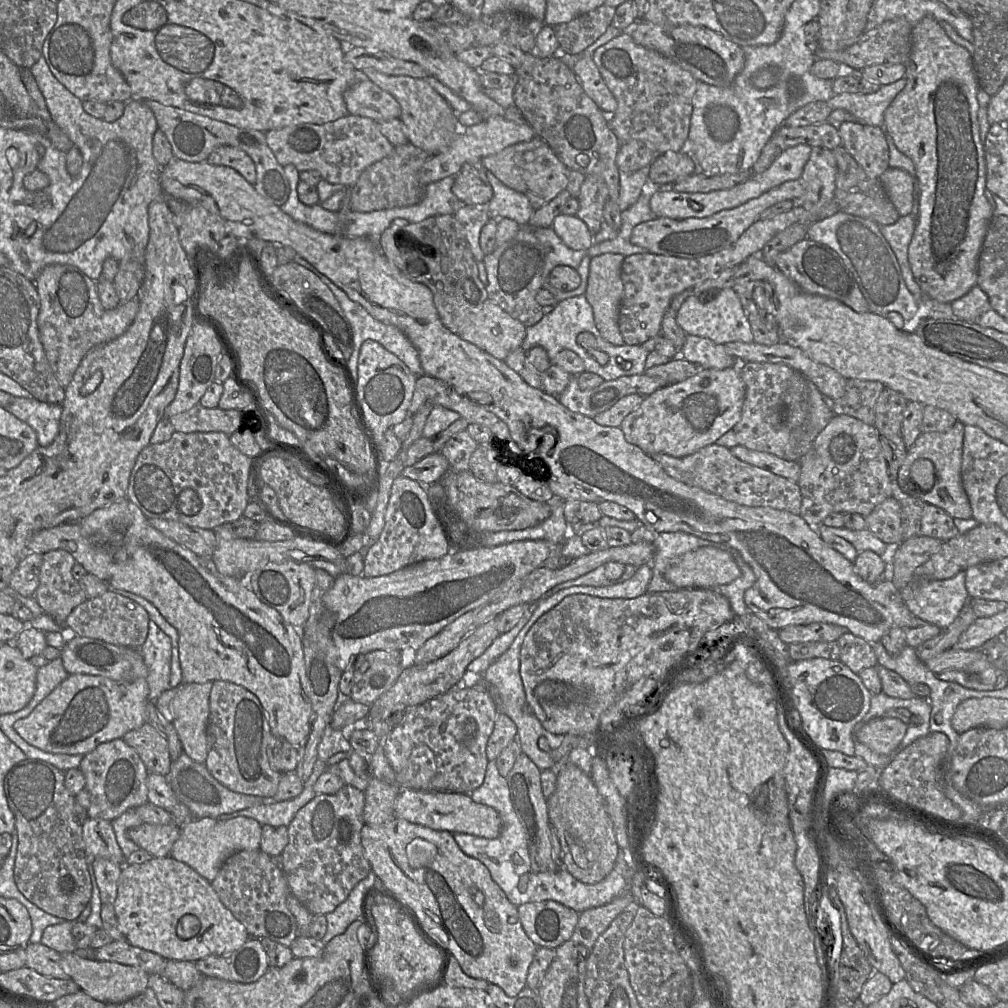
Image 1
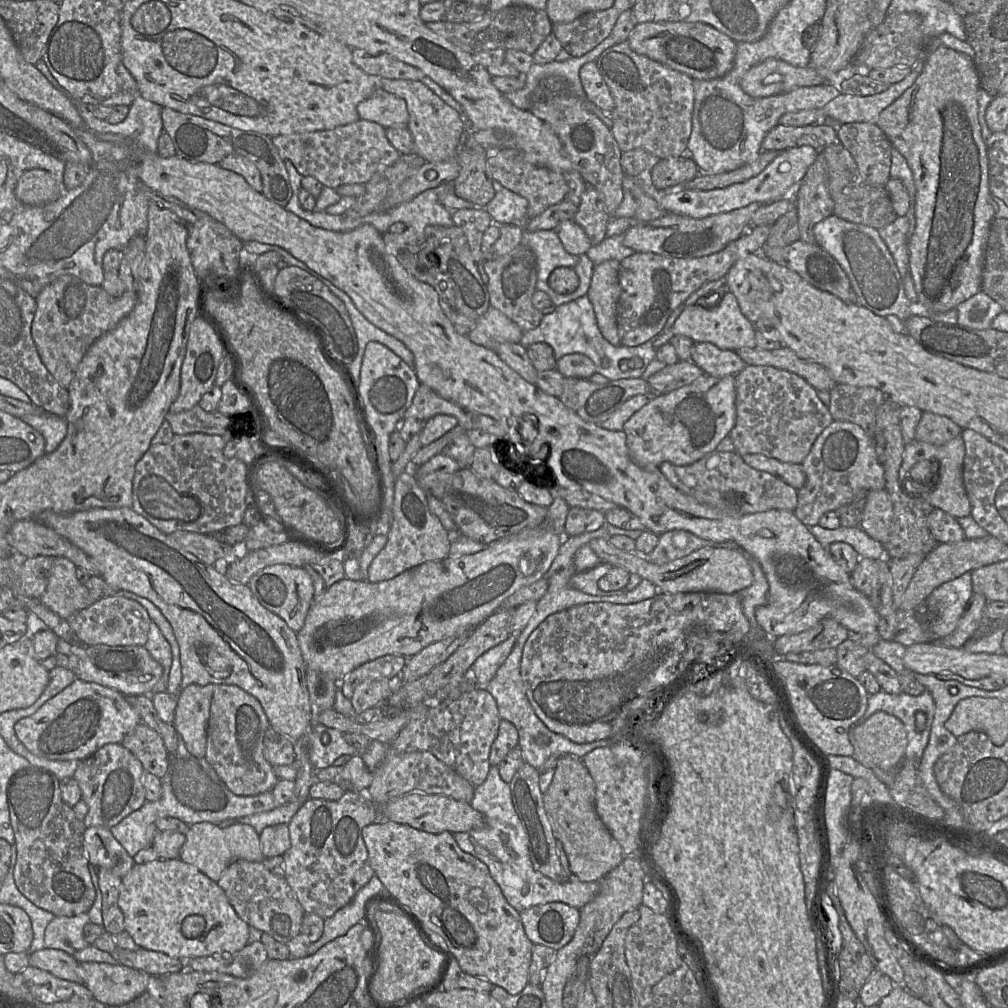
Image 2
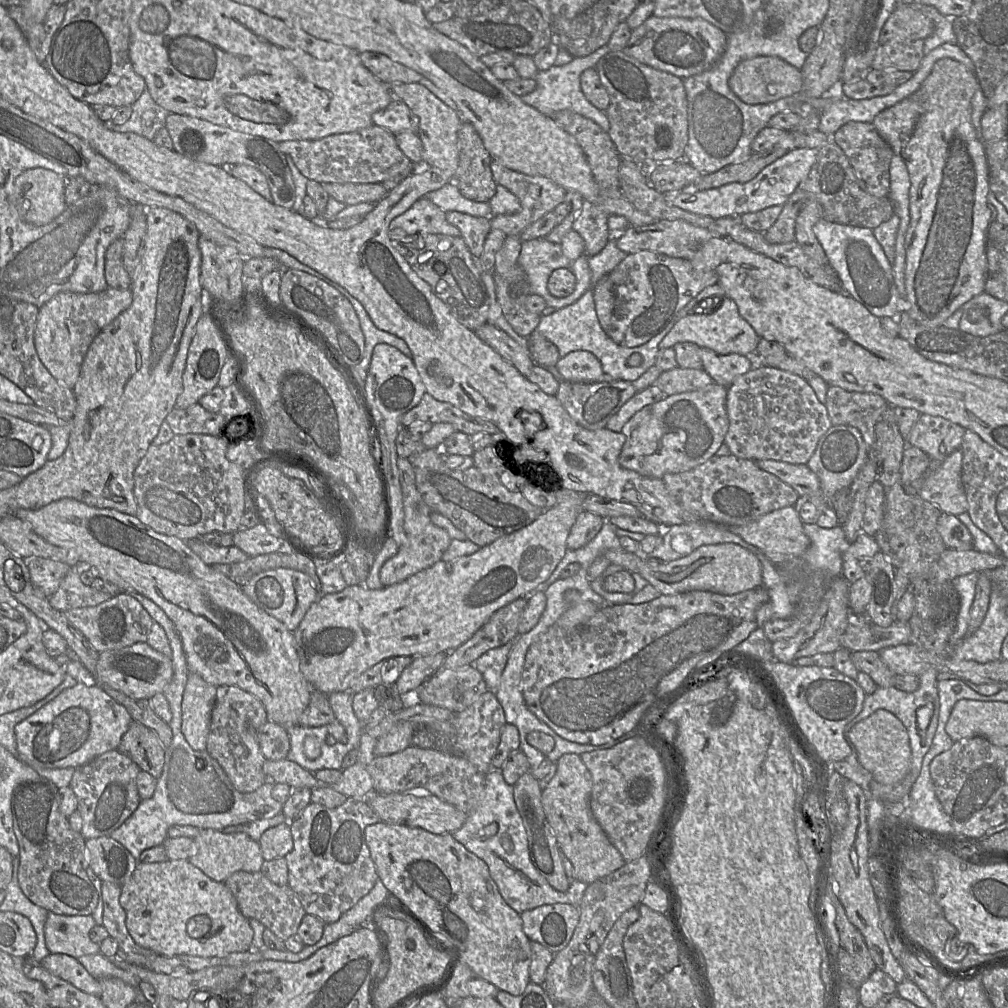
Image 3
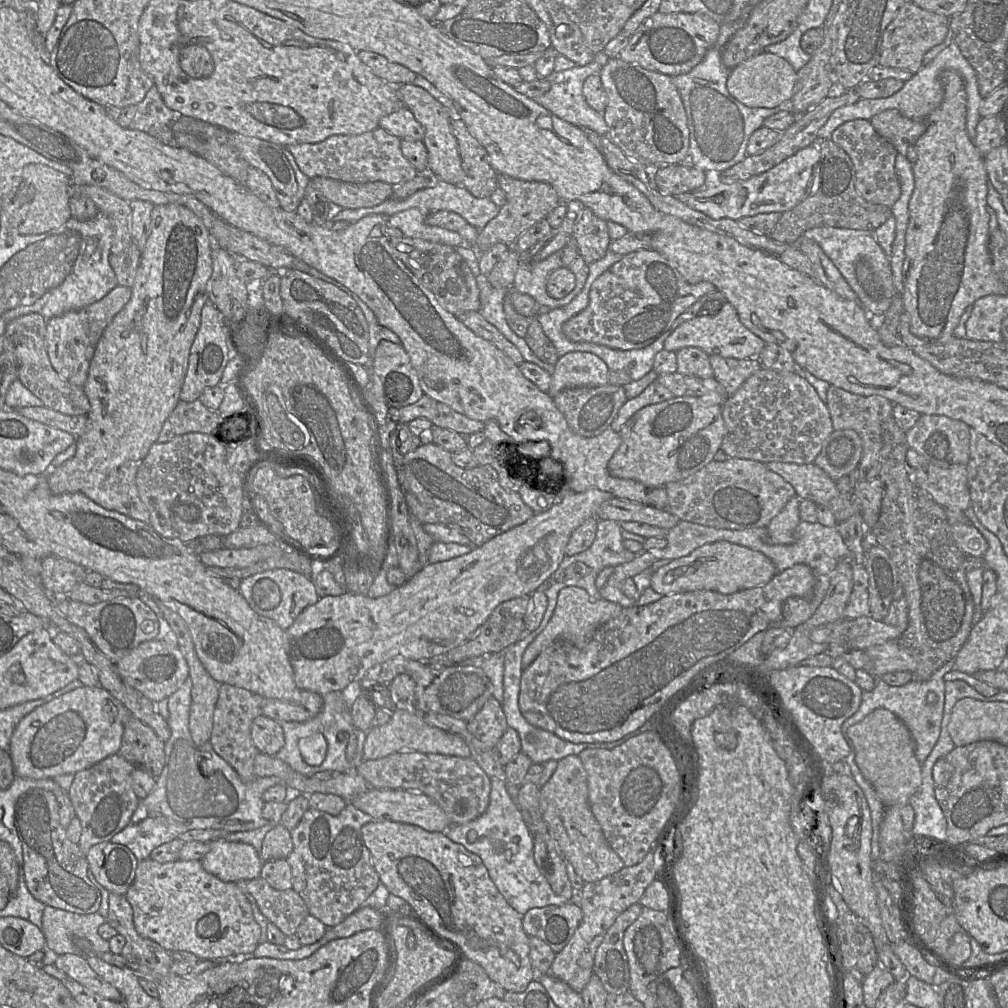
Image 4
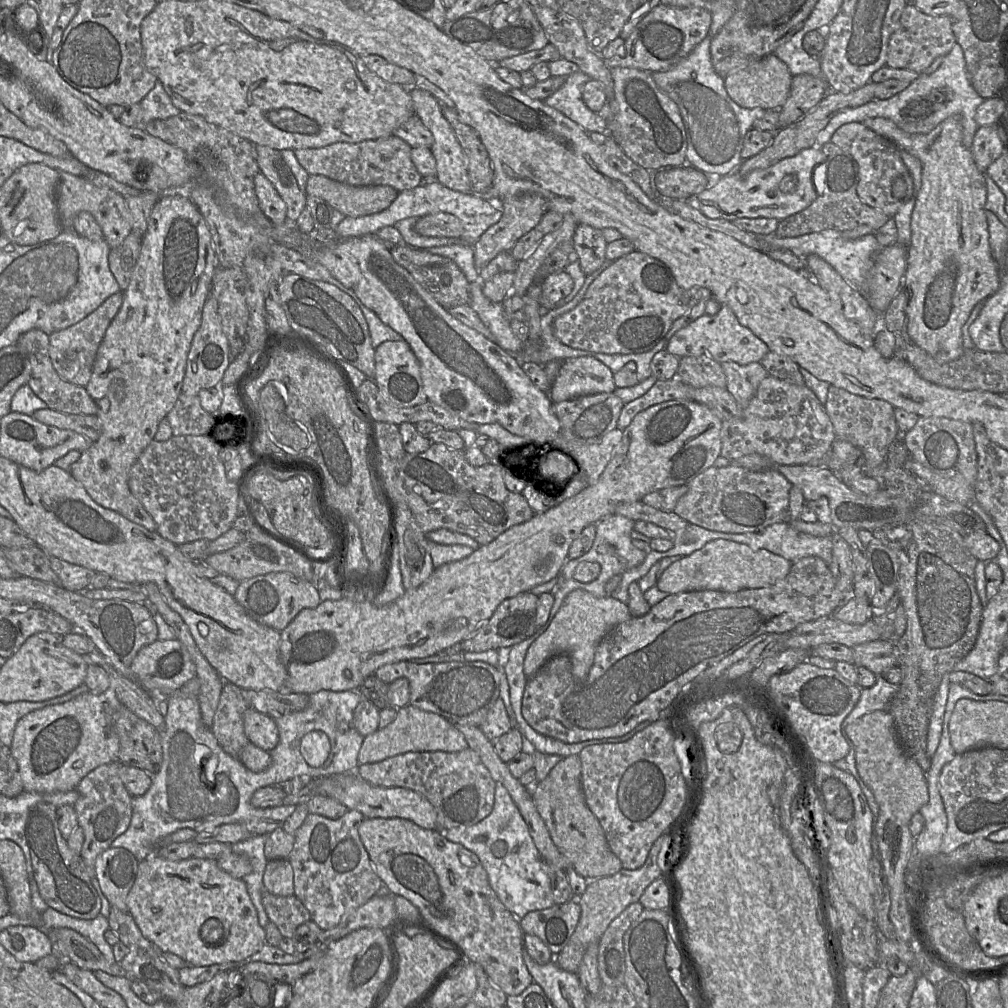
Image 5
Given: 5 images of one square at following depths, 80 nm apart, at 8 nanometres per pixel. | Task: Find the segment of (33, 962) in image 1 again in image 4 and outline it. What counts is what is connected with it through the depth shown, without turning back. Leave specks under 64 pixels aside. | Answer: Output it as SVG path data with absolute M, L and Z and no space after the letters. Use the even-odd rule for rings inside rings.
M62 954L58 955L54 965L69 978L99 996L113 1001L121 1001L120 991L96 974L87 963L86 958L76 954Z

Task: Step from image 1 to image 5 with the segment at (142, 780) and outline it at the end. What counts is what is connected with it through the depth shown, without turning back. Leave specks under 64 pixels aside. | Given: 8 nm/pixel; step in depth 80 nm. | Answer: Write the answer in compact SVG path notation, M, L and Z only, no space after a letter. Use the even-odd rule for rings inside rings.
M119 760L103 764L89 772L78 784L79 798L74 804L78 824L83 829L84 842L81 857L88 868L89 877L95 876L95 861L100 853L111 847L112 842L124 833L132 818L132 799L125 788L119 771Z

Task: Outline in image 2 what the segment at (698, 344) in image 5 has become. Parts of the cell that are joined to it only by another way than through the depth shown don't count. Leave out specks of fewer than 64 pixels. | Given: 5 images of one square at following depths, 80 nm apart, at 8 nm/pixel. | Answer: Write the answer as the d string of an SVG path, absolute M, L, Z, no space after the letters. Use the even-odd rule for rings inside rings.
M727 291L720 303L713 309L705 309L698 305L686 306L668 332L660 333L652 340L655 349L670 342L674 335L691 338L695 343L710 342L723 350L738 350L740 348L754 348L755 328L743 315L735 295Z

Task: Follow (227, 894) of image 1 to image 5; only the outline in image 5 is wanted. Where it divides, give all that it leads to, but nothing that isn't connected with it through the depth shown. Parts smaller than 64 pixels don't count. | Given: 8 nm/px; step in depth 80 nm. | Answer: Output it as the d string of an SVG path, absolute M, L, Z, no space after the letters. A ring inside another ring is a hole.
M263 889L262 903L269 920L285 938L293 938L298 926L311 920L309 911L295 895L276 896Z

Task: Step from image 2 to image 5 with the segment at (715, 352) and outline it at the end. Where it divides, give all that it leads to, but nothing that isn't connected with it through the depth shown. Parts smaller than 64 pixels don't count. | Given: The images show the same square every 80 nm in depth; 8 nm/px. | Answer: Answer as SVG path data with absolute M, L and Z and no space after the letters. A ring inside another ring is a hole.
M735 362L721 363L726 377L726 390L734 400L745 408L755 395L761 381L768 376L760 362L739 365Z

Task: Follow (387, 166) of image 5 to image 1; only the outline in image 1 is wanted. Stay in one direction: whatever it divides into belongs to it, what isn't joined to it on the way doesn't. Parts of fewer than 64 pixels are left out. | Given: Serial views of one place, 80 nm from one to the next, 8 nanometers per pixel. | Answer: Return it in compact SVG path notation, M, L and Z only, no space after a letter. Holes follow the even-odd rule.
M348 114L325 124L303 123L265 132L266 141L282 166L293 164L299 172L318 171L334 185L352 187L361 173L391 154L394 146L371 118Z

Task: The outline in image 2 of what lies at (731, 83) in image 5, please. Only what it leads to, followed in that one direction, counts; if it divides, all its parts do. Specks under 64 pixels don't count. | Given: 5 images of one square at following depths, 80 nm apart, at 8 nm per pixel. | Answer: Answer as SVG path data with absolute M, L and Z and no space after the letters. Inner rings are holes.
M769 58L752 66L743 75L740 86L746 94L764 98L825 82L811 66L800 68L780 59Z

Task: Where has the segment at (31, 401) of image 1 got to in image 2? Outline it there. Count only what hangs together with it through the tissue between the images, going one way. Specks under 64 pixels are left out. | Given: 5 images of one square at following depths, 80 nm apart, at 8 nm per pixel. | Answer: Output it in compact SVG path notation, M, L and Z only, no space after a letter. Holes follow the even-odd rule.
M42 412L42 414L25 415L20 419L43 435L44 450L47 454L55 451L66 436L66 420L58 415Z

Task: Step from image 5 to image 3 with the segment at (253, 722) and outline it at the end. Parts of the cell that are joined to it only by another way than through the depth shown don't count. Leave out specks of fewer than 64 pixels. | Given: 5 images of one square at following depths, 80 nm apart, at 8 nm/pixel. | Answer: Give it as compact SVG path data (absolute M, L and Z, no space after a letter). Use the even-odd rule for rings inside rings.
M267 721L258 732L258 742L261 752L267 760L278 761L286 759L290 750L290 738L287 728Z

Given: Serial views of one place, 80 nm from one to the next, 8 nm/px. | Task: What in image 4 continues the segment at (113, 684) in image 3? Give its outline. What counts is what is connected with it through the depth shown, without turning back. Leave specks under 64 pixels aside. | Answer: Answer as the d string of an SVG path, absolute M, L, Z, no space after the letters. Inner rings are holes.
M156 640L143 642L115 663L121 679L153 703L167 699L189 676L188 665L177 645Z

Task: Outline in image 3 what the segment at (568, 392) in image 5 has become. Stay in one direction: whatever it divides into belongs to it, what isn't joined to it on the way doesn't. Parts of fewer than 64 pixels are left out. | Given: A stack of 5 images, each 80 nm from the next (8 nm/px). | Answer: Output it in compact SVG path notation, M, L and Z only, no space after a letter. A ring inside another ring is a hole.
M583 350L572 351L560 358L556 368L561 379L569 382L598 382L604 374L595 355Z

